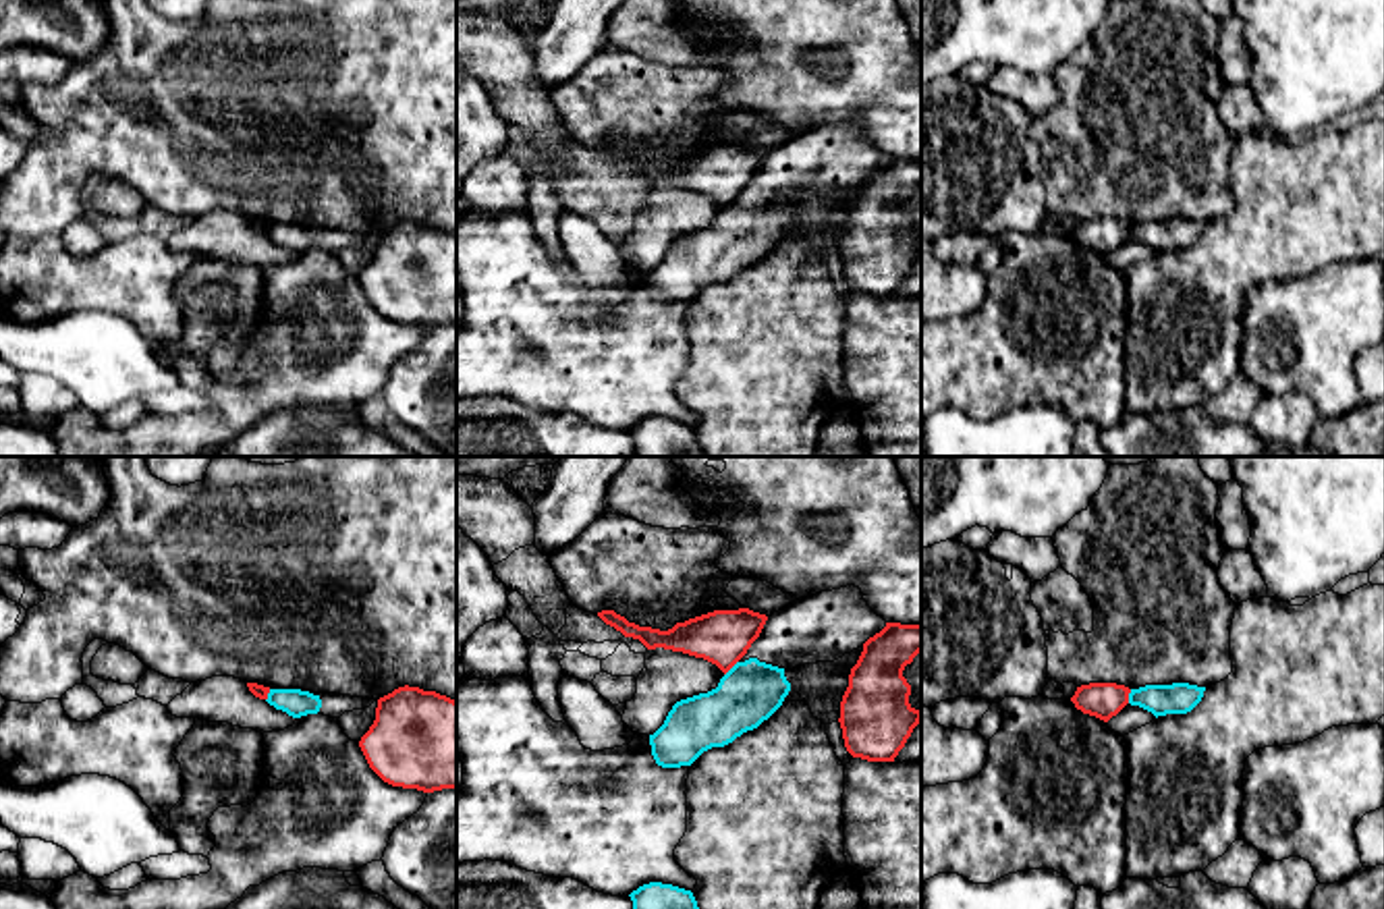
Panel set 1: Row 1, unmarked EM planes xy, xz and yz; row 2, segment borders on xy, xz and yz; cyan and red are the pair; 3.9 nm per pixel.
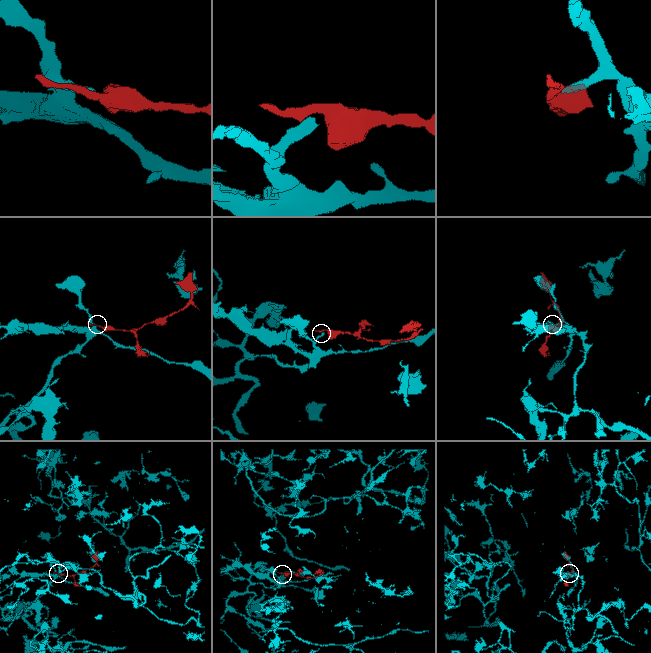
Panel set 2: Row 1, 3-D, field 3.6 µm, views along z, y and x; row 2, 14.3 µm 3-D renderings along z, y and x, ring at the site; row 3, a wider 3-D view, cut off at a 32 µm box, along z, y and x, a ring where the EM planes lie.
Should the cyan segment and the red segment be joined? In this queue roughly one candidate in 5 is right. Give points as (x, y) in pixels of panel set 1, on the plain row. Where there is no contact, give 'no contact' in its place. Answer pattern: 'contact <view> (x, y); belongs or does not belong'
contact xz (731, 204); does not belong

